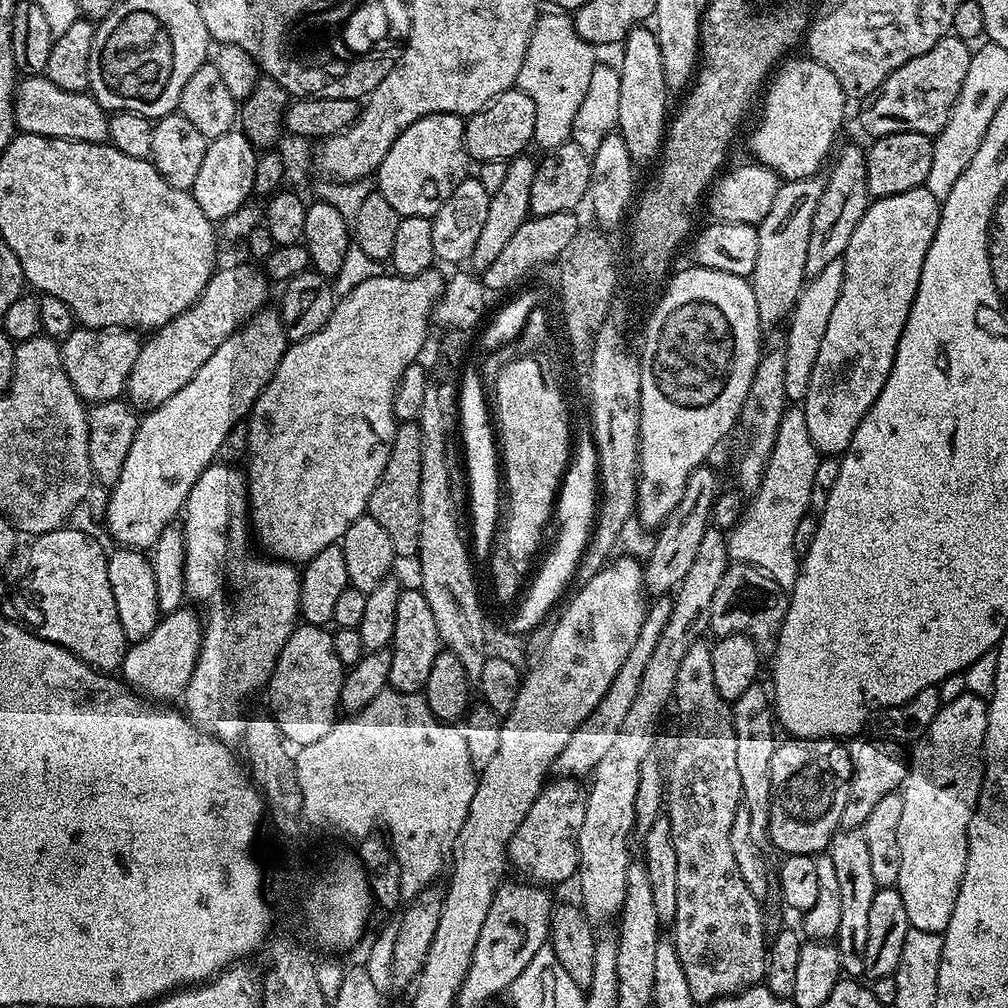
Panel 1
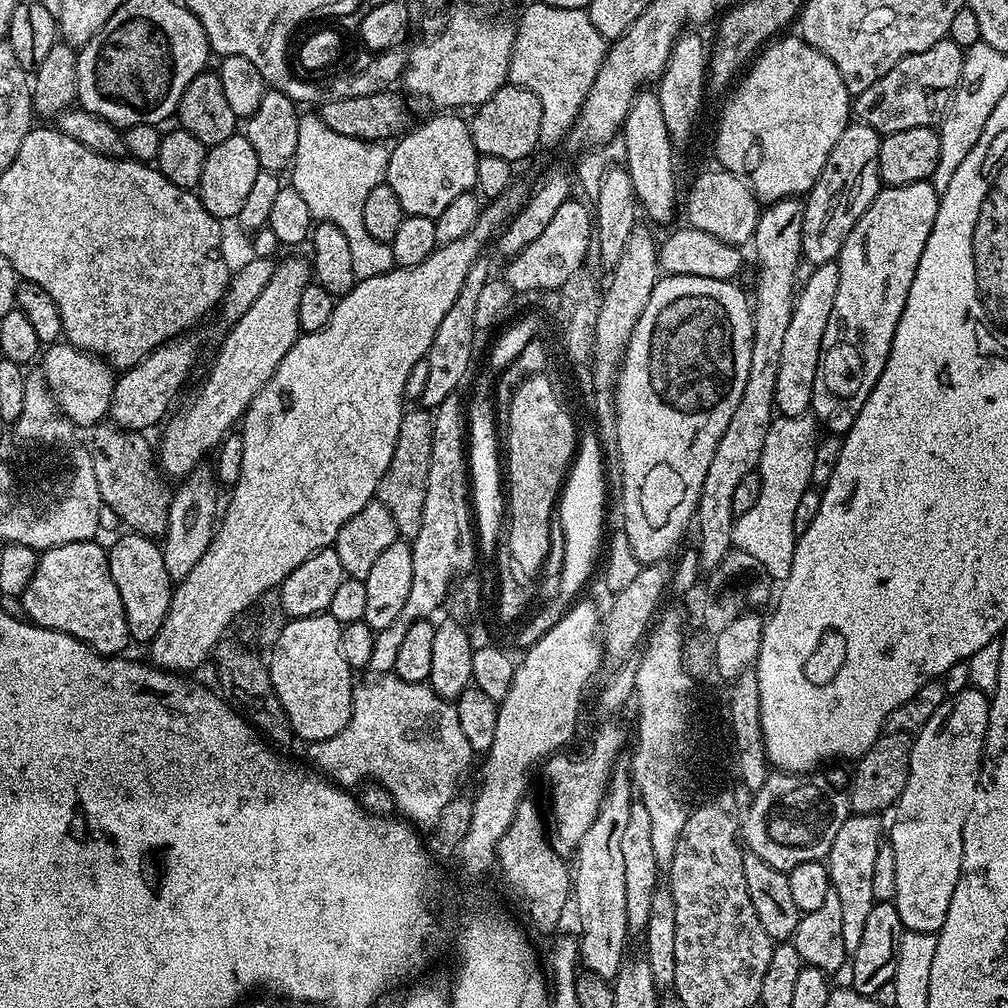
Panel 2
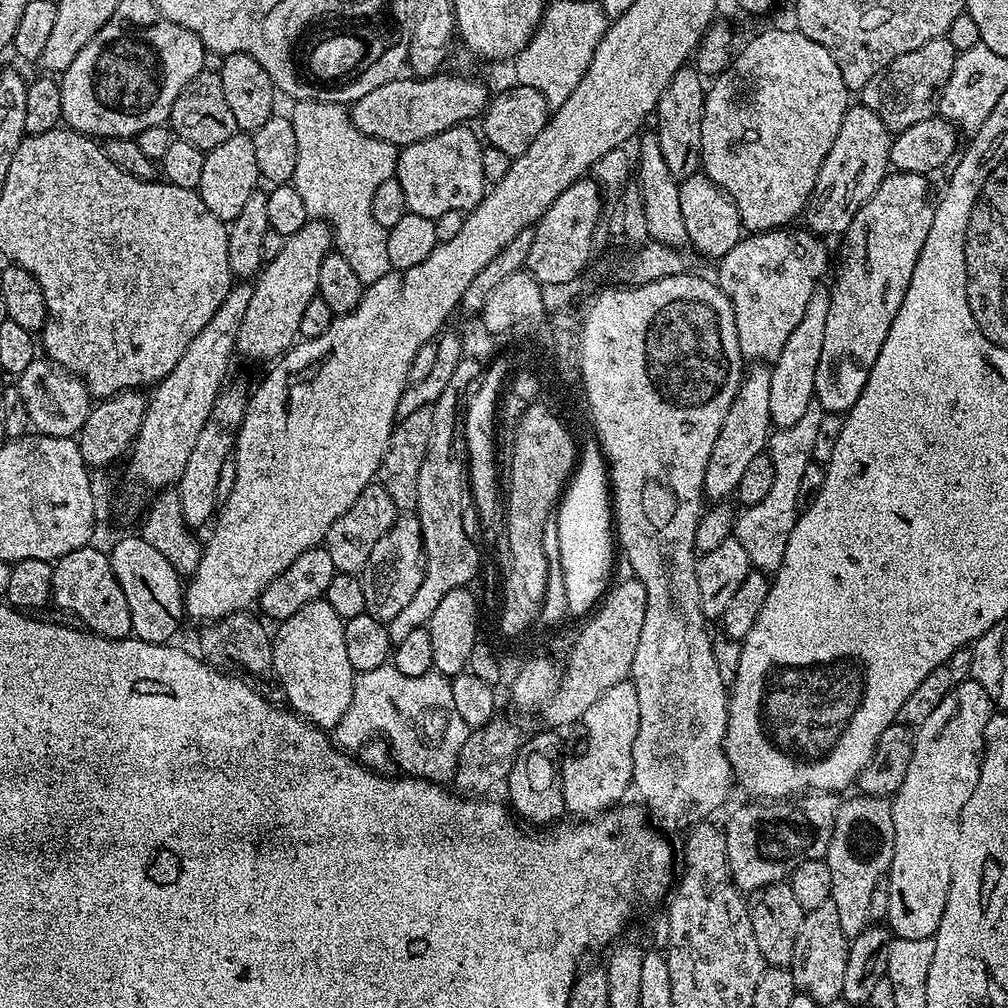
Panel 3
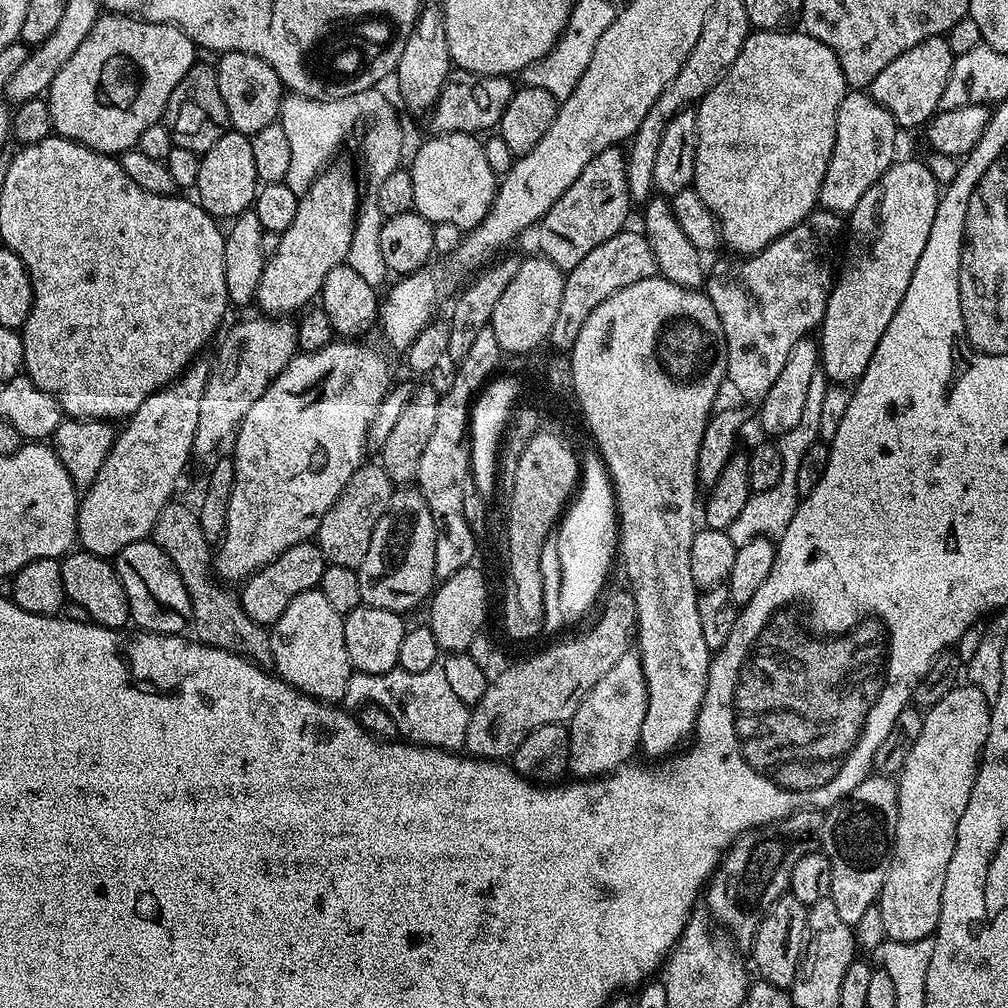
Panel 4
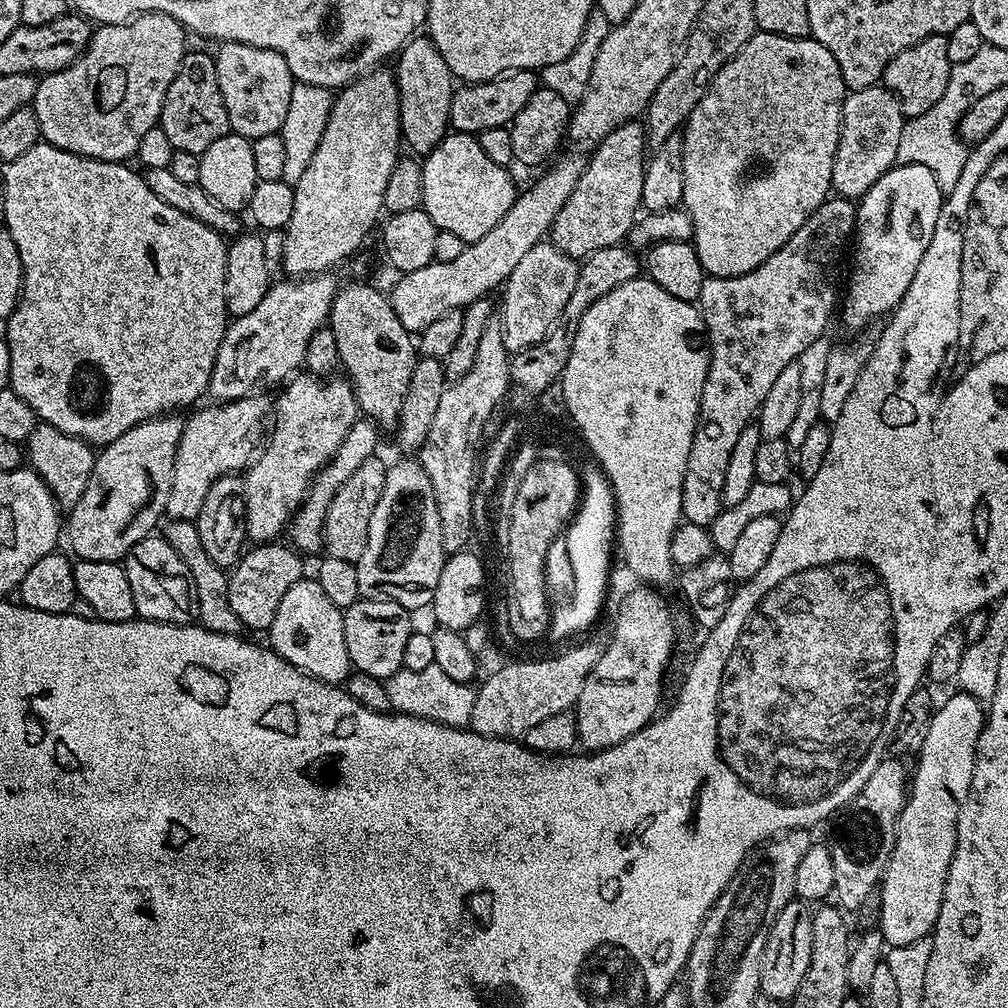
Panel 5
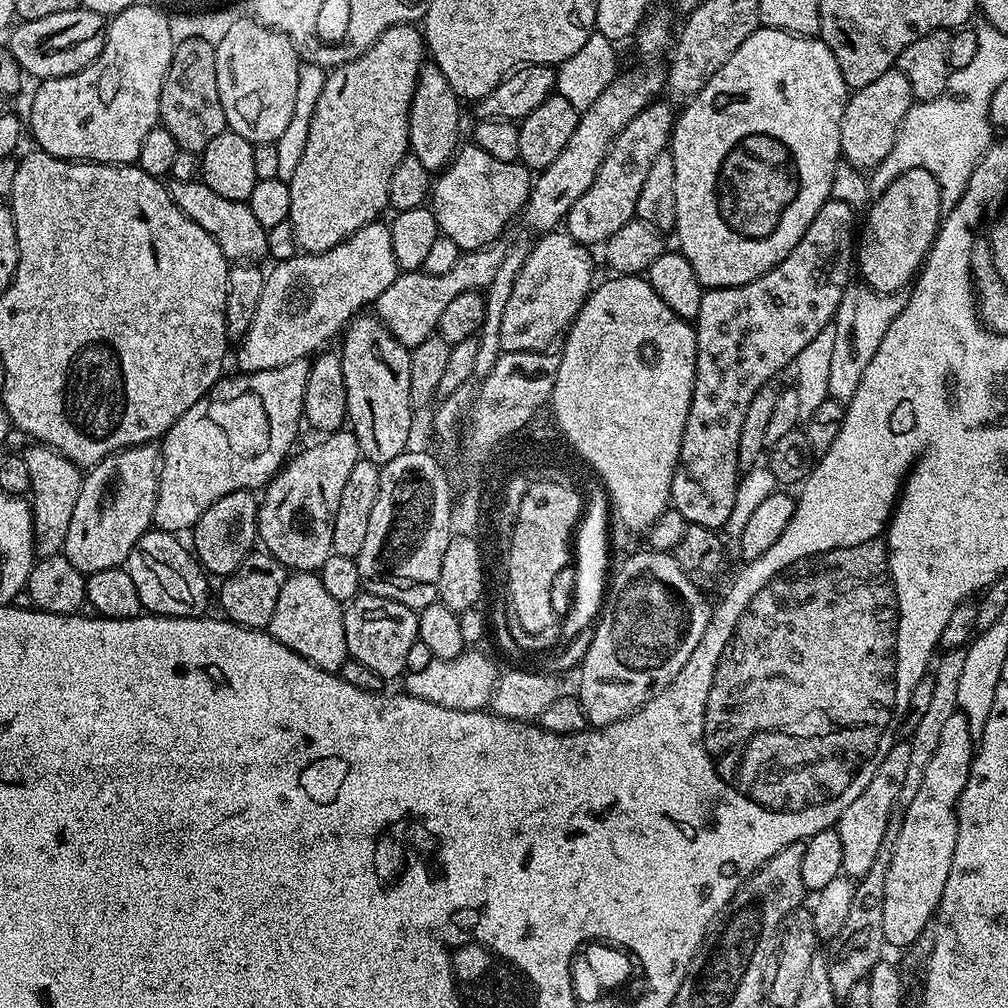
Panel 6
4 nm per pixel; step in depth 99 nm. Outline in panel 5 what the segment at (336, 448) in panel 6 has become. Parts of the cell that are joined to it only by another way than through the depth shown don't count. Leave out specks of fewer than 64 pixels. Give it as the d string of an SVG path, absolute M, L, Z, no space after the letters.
M357 418L350 426L346 438L342 438L342 446L338 446L338 450L332 455L332 461L316 475L316 479L312 481L304 501L301 502L296 513L292 515L286 529L286 536L289 536L287 539L290 541L291 547L295 548L297 552L309 554L308 552L317 551L319 553L323 549L324 523L330 502L342 486L342 482L346 482L346 478L350 478L350 474L354 474L354 470L358 470L358 466L362 466L362 462L366 462L371 456L377 455L376 435L378 435L378 429L371 420Z

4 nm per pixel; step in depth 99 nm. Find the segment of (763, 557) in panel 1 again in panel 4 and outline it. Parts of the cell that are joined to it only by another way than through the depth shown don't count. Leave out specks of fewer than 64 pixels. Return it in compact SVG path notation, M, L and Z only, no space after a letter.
M817 370L814 378L810 378L810 391L806 393L806 407L802 410L802 419L794 430L786 430L778 438L778 447L781 454L781 462L784 467L777 484L765 492L753 491L752 497L746 502L742 514L734 518L734 522L727 528L728 537L738 546L750 542L759 536L778 538L790 526L790 518L794 518L796 505L800 503L802 497L796 489L796 479L798 478L798 466L802 463L802 458L810 446L820 440L820 423L822 422L822 398L826 398L826 390L830 381L823 371Z

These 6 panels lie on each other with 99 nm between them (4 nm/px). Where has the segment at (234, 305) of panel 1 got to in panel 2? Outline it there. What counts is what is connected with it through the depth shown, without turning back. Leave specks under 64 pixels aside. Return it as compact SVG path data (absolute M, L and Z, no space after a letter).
M185 334L169 340L160 348L155 348L142 362L133 368L123 369L117 375L108 411L111 423L118 428L127 428L130 432L147 433L148 428L154 427L156 423L159 425L169 415L168 407L172 399L179 394L188 371L196 364L196 344L190 337Z

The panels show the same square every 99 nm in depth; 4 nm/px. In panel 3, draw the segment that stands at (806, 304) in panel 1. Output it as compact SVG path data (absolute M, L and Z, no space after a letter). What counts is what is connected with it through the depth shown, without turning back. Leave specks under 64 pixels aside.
M818 286L813 290L806 305L806 314L802 314L802 322L794 326L790 338L786 338L786 346L782 346L771 365L770 418L776 428L794 426L794 422L799 422L802 414L806 414L806 406L814 403L814 374L818 370L818 358L822 358L822 338L826 334L831 297L832 293L827 287Z

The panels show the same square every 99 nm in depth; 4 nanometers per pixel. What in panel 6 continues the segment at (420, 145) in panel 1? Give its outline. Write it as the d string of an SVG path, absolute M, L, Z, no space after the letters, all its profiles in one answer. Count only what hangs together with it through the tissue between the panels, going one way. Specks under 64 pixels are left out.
M475 142L465 143L452 158L452 163L435 177L430 193L430 207L440 227L440 234L451 240L464 252L477 252L497 243L512 219L523 213L528 196L532 193L533 173L519 162L498 162Z

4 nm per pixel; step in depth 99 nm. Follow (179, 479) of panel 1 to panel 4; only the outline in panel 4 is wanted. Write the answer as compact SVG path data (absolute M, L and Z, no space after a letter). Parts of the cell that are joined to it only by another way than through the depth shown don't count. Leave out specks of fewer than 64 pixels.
M340 163L325 168L300 197L294 222L280 233L278 250L264 261L255 303L260 304L264 311L261 313L269 317L284 318L292 314L288 312L299 313L307 309L319 297L326 274L330 274L334 266L347 261L356 233L356 213L360 211L362 195L356 189L351 170Z

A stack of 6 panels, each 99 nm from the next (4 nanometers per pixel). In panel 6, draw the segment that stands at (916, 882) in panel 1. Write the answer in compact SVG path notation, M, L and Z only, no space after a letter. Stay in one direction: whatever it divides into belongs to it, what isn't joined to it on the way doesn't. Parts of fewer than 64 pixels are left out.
M959 710L954 714L950 714L950 719L942 726L942 735L938 737L938 750L934 750L934 758L930 758L930 762L926 765L926 774L922 778L922 787L918 790L910 810L906 810L906 818L902 822L902 834L898 834L898 846L894 846L894 858L890 858L890 871L886 873L886 898L882 902L882 934L884 935L885 945L892 944L899 950L907 950L915 940L923 932L929 931L930 925L933 923L937 908L940 907L940 899L942 898L942 890L946 890L946 878L950 878L950 862L954 858L954 846L958 838L958 826L956 825L956 805L960 802L960 795L964 793L964 787L968 781L968 775L972 769L972 758L974 755L974 737L970 734L970 726L966 722L966 718Z

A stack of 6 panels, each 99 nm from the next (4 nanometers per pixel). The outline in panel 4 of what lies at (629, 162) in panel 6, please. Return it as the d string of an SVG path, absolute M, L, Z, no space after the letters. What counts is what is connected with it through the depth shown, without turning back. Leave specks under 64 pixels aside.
M619 147L602 150L574 178L574 182L550 206L543 220L538 225L540 231L539 251L554 266L565 270L578 266L594 246L602 246L606 238L614 238L614 234L625 231L628 220L628 208L632 199L626 186L626 166L628 165L625 153Z

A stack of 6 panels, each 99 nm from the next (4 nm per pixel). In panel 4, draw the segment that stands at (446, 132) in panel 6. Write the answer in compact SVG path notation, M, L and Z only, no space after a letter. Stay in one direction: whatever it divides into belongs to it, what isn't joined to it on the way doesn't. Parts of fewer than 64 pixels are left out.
M425 3L421 7L420 17L403 37L403 42L402 58L398 58L398 66L394 73L396 88L400 91L400 96L410 111L427 113L436 104L436 99L446 82L448 73L454 68L450 50L446 46L444 12L439 3Z

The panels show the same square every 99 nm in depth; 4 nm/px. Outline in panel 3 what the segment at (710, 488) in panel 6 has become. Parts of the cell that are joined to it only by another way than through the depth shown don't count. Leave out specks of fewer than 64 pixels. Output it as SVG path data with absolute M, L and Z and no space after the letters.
M806 228L772 229L741 237L734 249L717 261L715 281L731 300L738 326L740 355L748 362L772 362L786 346L794 326L802 322L813 290L828 268L827 244Z

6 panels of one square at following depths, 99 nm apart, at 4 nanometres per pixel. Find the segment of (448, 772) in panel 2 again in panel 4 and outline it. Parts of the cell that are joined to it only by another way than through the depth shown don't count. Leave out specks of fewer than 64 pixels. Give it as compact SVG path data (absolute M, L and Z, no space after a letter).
M398 666L382 674L353 671L342 704L348 710L359 709L365 704L382 706L382 710L394 718L397 733L405 741L425 748L464 748L470 708L454 694L443 667L422 670L419 674L410 674L410 670L402 670Z

